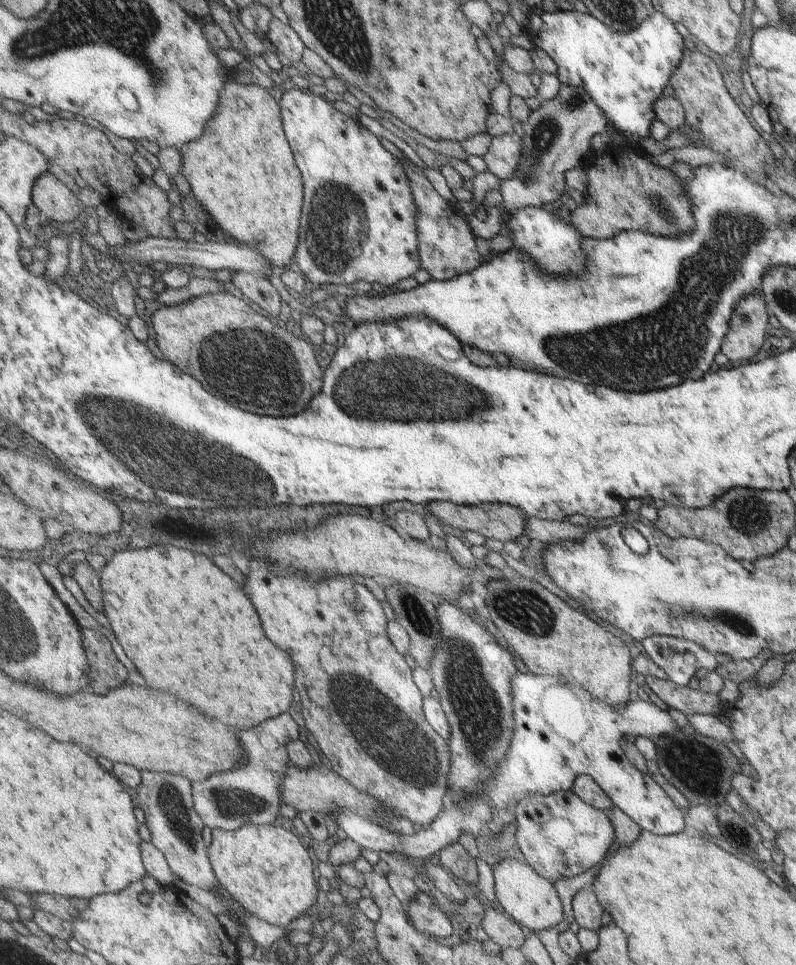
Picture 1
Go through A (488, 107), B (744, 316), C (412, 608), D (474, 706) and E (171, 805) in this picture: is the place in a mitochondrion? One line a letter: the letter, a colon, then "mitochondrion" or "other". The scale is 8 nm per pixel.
A: other
B: mitochondrion
C: mitochondrion
D: mitochondrion
E: mitochondrion

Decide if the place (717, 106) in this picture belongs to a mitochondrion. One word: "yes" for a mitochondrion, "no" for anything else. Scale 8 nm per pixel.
yes

